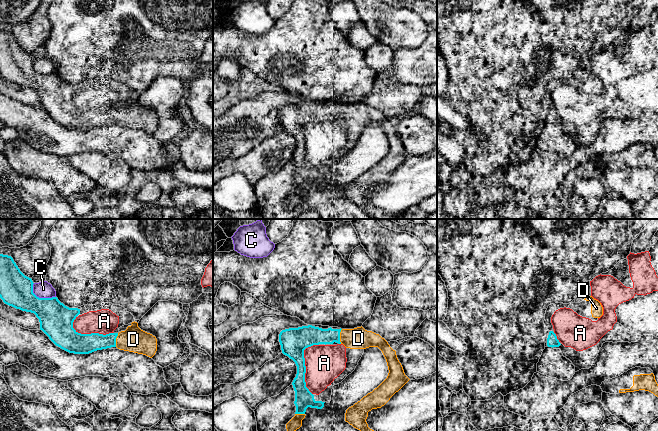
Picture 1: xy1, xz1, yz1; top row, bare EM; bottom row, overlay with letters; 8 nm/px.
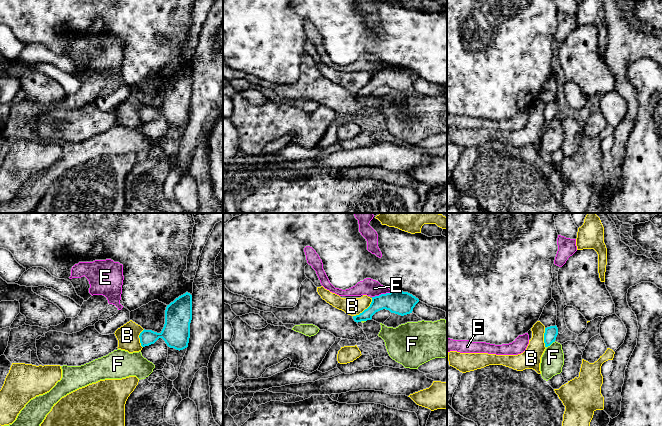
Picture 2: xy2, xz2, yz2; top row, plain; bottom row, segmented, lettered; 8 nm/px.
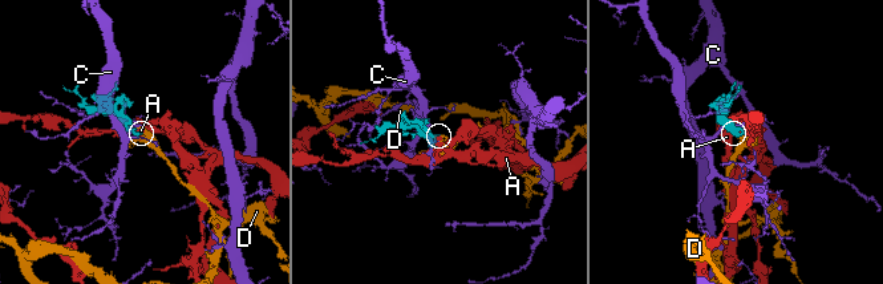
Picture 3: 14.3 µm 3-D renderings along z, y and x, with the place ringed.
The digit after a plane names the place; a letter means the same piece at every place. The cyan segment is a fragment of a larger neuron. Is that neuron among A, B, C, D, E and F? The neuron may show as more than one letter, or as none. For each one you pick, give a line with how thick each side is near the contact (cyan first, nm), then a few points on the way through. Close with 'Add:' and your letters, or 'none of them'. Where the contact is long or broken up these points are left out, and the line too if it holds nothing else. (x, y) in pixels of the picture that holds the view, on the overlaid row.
D: 160/180 nm
Add: D

